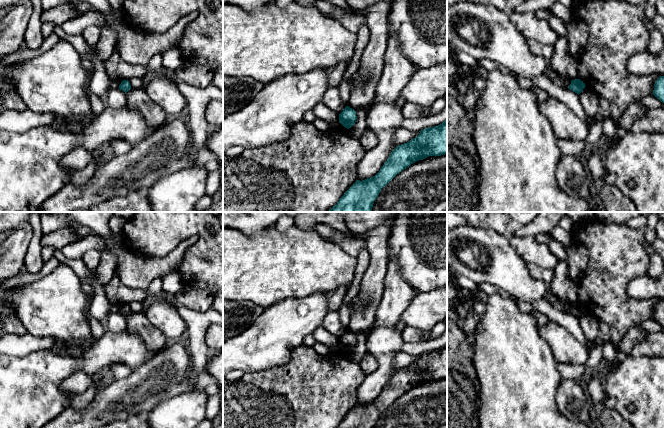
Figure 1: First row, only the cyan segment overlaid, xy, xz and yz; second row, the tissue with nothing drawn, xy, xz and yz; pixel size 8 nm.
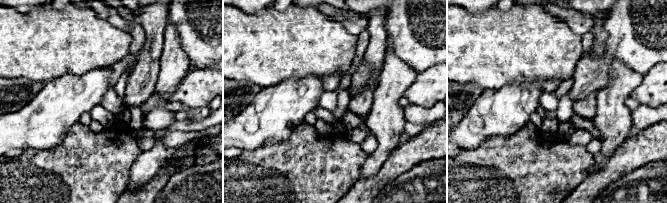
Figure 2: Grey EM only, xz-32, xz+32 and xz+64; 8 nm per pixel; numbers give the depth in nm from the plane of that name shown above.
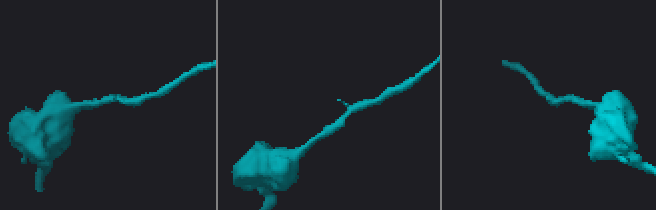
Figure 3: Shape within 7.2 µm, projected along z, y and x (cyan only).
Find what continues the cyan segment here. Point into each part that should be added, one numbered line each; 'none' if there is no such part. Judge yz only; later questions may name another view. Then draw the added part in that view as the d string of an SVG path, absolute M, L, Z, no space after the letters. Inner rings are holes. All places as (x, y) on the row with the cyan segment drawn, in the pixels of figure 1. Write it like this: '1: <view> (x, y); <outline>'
none

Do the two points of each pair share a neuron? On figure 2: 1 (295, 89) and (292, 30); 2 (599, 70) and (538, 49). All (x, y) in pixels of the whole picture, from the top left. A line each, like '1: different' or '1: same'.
1: different
2: different

